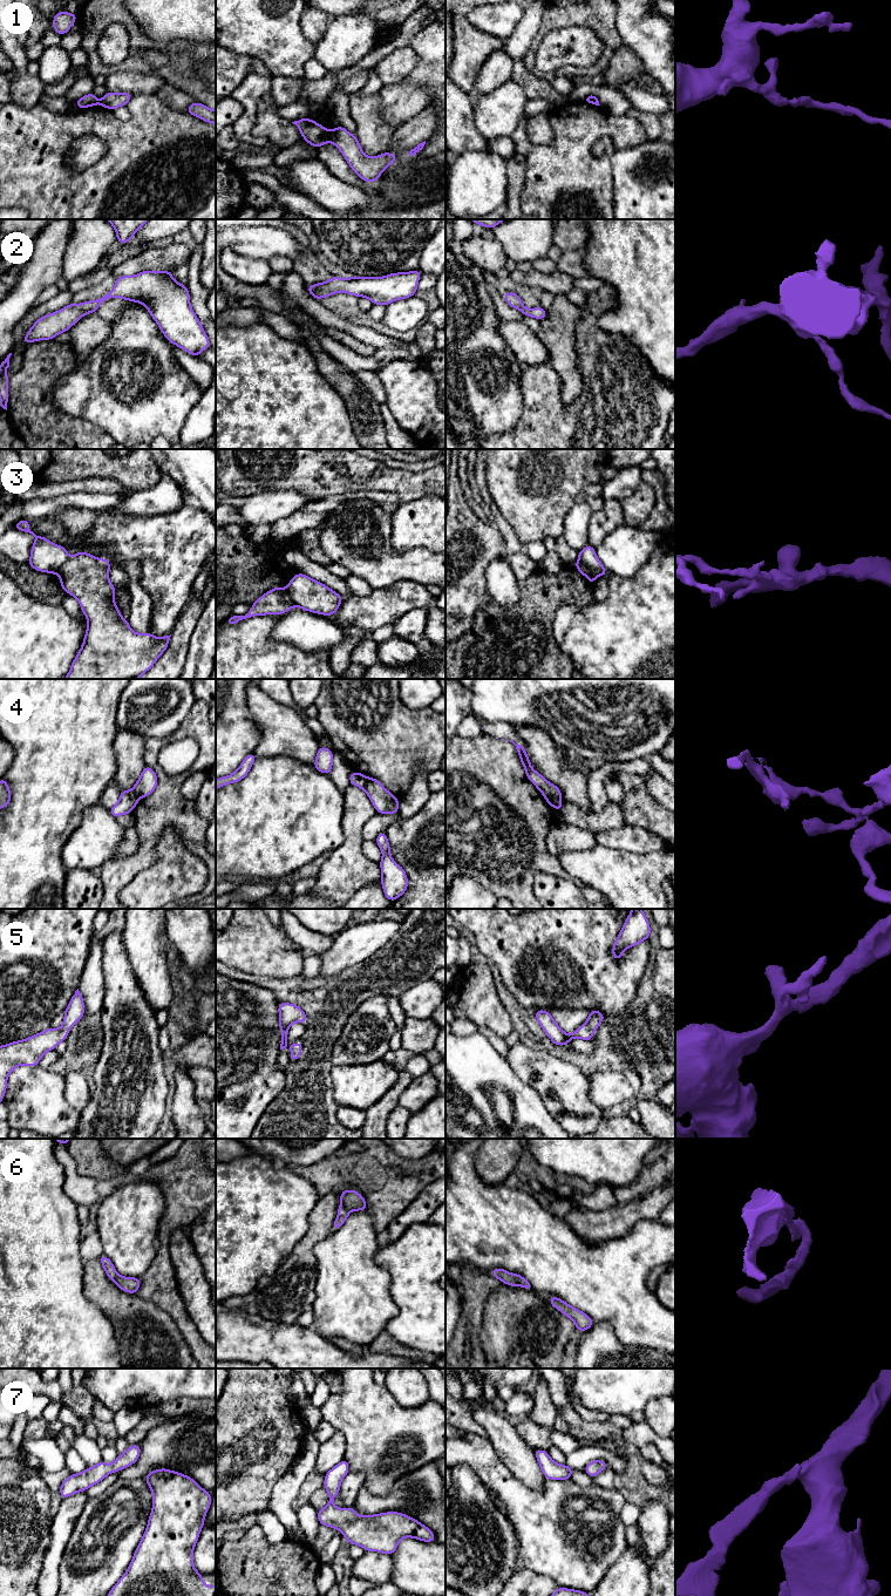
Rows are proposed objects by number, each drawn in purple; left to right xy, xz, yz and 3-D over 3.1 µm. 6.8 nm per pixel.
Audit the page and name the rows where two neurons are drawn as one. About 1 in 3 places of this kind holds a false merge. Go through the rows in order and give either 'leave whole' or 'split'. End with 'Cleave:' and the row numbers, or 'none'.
1: split
2: leave whole
3: split
4: split
5: leave whole
6: leave whole
7: leave whole
Cleave: 1, 3, 4

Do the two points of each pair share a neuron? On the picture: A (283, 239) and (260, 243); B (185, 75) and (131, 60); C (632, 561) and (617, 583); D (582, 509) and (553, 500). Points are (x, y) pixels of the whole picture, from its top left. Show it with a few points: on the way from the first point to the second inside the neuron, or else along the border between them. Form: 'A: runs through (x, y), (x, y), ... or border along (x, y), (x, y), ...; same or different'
A: runs through (277, 242), (266, 242); same
B: runs through (172, 73), (144, 67); same
C: border along (645, 562), (631, 577), (607, 574); different
D: border along (584, 501), (569, 510), (563, 531); different

